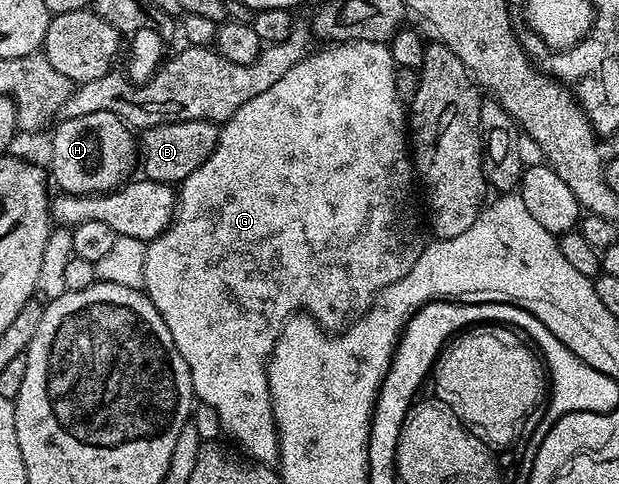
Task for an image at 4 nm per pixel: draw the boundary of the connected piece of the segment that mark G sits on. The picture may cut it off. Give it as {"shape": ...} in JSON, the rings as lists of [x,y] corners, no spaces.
{"shape":[[[358,40],[341,42],[328,46],[329,50],[320,50],[309,53],[308,57],[303,58],[298,64],[294,64],[294,68],[290,68],[290,72],[286,72],[286,76],[282,76],[282,80],[278,80],[278,84],[274,84],[274,88],[266,88],[266,92],[262,92],[262,96],[258,96],[254,100],[242,104],[242,108],[238,108],[238,112],[234,112],[234,116],[230,116],[227,122],[219,127],[220,138],[217,140],[217,146],[214,152],[196,171],[193,172],[187,179],[179,183],[178,186],[178,201],[174,207],[174,217],[169,222],[167,228],[147,243],[148,251],[146,252],[146,264],[144,265],[144,284],[143,291],[154,304],[154,308],[158,308],[158,312],[162,316],[162,320],[166,320],[166,328],[170,328],[170,336],[174,336],[174,344],[178,348],[178,352],[182,352],[182,360],[186,360],[186,364],[190,368],[190,376],[192,377],[192,392],[193,395],[203,405],[210,406],[218,412],[218,420],[225,435],[229,434],[233,438],[233,443],[239,444],[243,451],[257,462],[272,464],[279,459],[279,436],[276,432],[275,416],[272,411],[272,402],[270,388],[268,387],[268,371],[266,363],[272,355],[272,350],[275,348],[276,342],[279,340],[281,326],[289,317],[297,312],[307,312],[312,315],[323,327],[336,328],[340,322],[342,324],[349,321],[348,317],[354,310],[357,312],[365,311],[369,304],[375,299],[376,295],[381,290],[385,290],[390,284],[394,284],[398,280],[402,280],[406,276],[406,272],[410,272],[410,268],[414,268],[414,260],[418,260],[422,249],[422,241],[416,235],[416,218],[412,215],[412,202],[408,197],[412,194],[412,178],[414,182],[414,159],[410,153],[410,138],[406,133],[406,106],[401,102],[398,96],[398,88],[396,87],[396,75],[398,67],[394,56],[392,55],[391,45],[382,42],[371,42],[370,40]]]}

